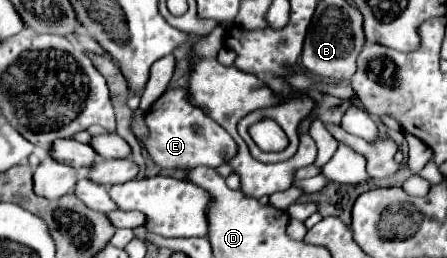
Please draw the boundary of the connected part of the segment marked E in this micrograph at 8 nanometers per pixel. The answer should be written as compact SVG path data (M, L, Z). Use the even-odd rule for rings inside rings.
M187 87L167 89L147 111L145 123L149 127L149 137L143 141L143 147L149 151L153 161L161 167L185 169L185 171L197 165L219 167L231 161L231 157L235 157L237 143L233 141L233 137L227 131L223 131L223 127L215 123L209 115L205 115L199 107L187 101ZM195 123L201 127L199 133L193 131Z

